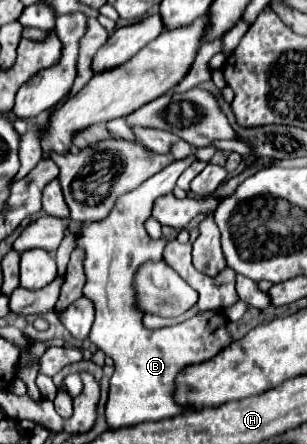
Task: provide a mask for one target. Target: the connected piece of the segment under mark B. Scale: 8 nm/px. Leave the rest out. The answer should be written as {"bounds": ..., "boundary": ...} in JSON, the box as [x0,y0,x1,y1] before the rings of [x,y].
{"bounds":[74,156,232,428],"boundary":[[[190,156],[186,160],[176,160],[174,164],[166,166],[162,172],[154,174],[150,180],[142,182],[136,190],[118,198],[118,204],[114,206],[110,216],[106,216],[104,220],[98,220],[98,222],[80,222],[78,228],[74,230],[76,232],[76,248],[84,250],[86,284],[82,288],[82,294],[88,300],[92,300],[92,304],[96,308],[96,316],[100,316],[100,318],[94,320],[88,340],[100,348],[106,356],[110,356],[114,360],[114,366],[116,366],[116,372],[110,378],[110,394],[108,394],[108,404],[106,404],[106,420],[108,420],[110,428],[128,428],[128,426],[136,426],[136,424],[142,424],[142,422],[148,422],[148,420],[174,418],[178,414],[194,410],[192,406],[182,406],[174,400],[176,376],[188,366],[194,366],[194,364],[200,364],[200,362],[206,362],[206,360],[214,358],[220,350],[224,350],[226,346],[232,344],[232,336],[226,330],[224,310],[198,312],[196,316],[184,320],[182,324],[162,328],[162,330],[148,330],[142,324],[144,314],[138,308],[138,300],[136,300],[134,276],[136,276],[138,268],[142,264],[150,262],[150,260],[162,260],[162,250],[164,250],[164,244],[158,244],[156,240],[152,240],[148,236],[148,232],[144,228],[144,222],[152,214],[152,206],[154,206],[156,198],[170,194],[176,186],[178,176],[192,162],[194,162],[194,156]]]}

